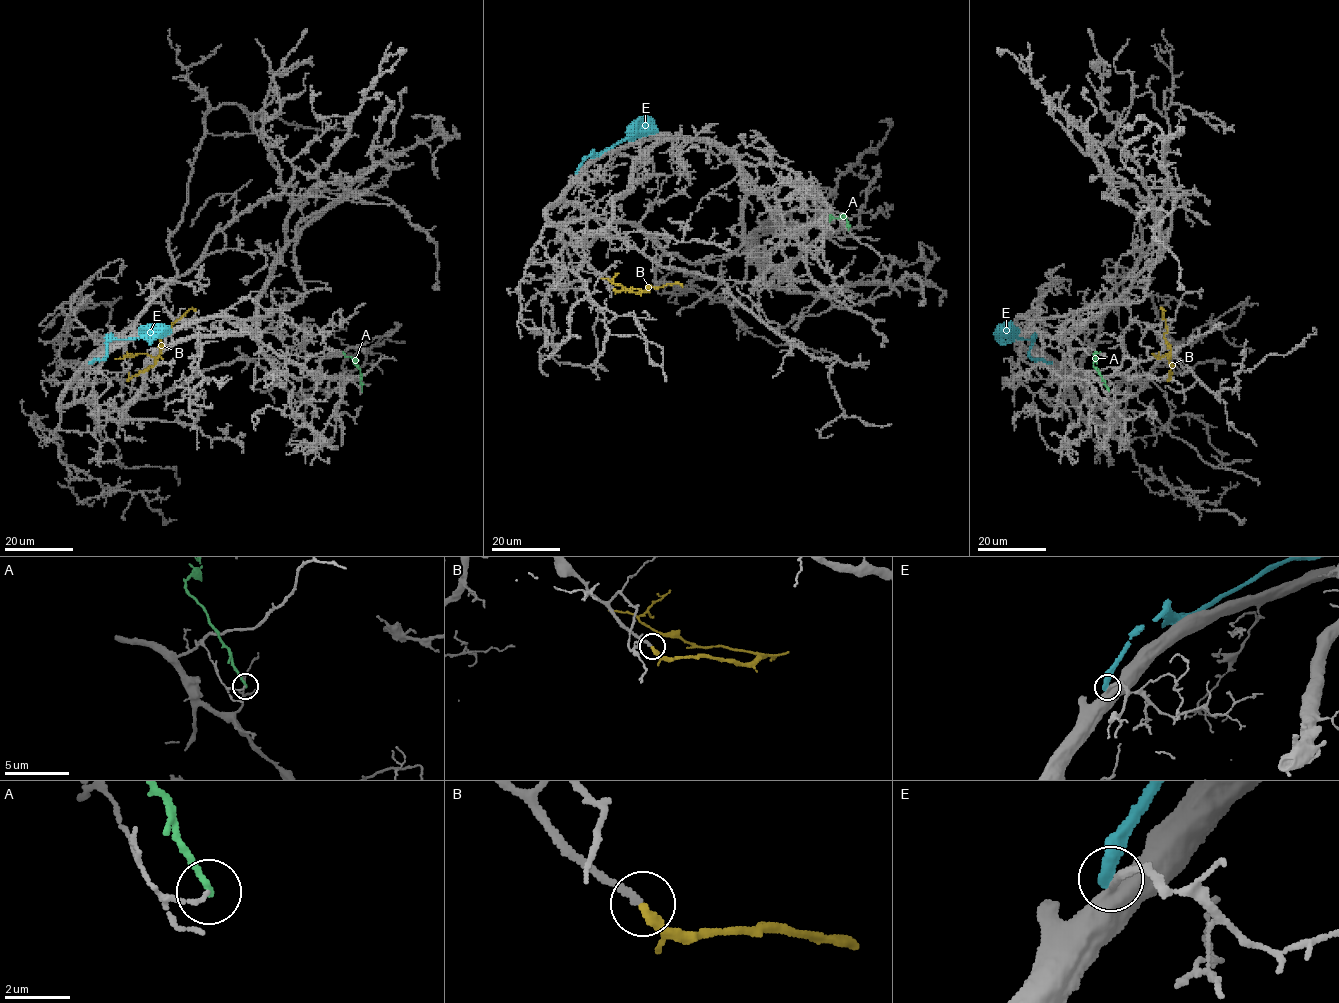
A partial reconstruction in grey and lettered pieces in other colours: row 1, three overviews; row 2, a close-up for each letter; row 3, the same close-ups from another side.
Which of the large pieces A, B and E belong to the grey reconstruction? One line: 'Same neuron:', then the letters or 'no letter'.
Same neuron: B

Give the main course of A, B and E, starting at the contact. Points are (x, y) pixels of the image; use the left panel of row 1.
A: (361, 390), (360, 369), (343, 352)
B: (127, 379), (153, 365), (159, 355), (159, 336), (168, 332), (171, 325), (189, 309), (195, 310)
E: (90, 362), (106, 356), (106, 344), (111, 340), (156, 338), (168, 327)

